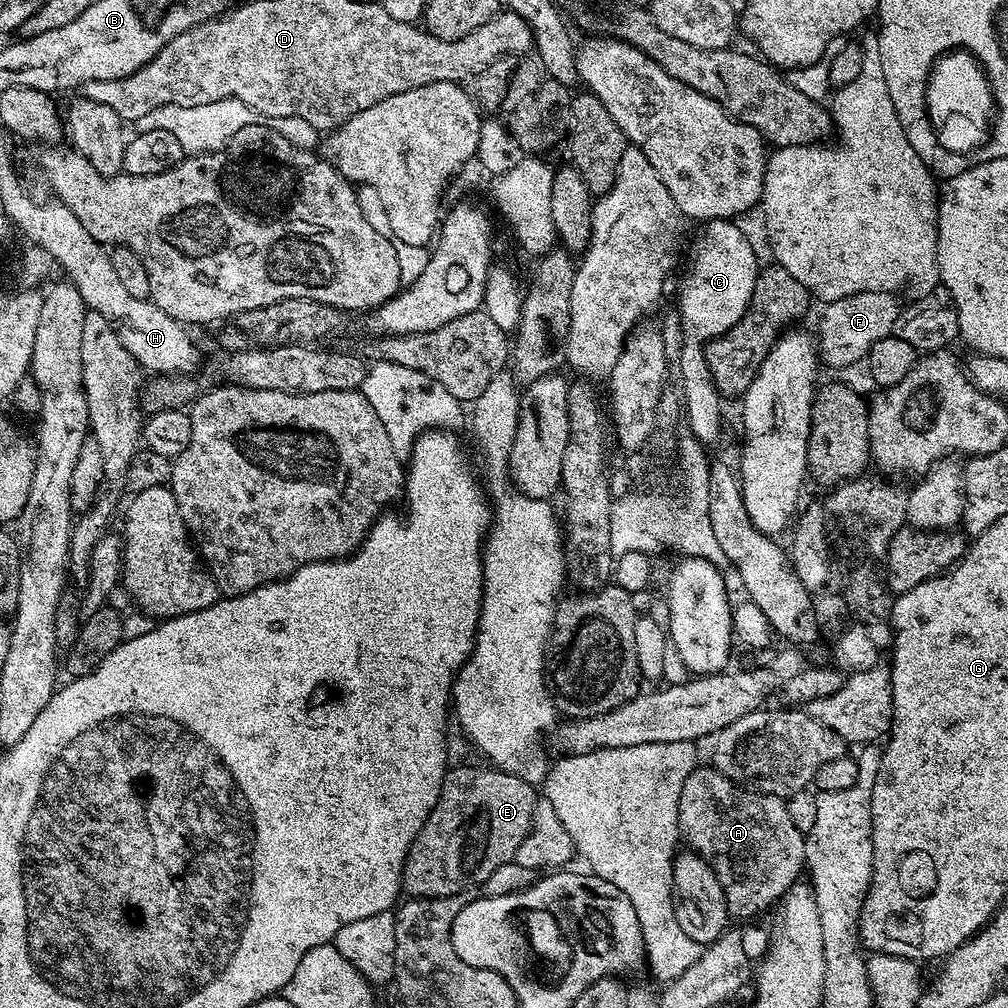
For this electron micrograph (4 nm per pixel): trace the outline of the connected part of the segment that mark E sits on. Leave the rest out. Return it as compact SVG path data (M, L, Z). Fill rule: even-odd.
M496 766L485 767L486 768L449 767L448 773L445 774L444 781L442 782L442 790L440 791L438 802L434 806L430 818L426 818L422 830L418 830L418 834L414 838L414 842L406 854L406 862L404 863L404 882L402 888L409 897L427 898L429 896L457 896L459 892L468 892L469 890L479 889L480 884L486 882L486 878L490 878L490 874L494 874L494 870L498 870L498 866L506 866L515 861L518 846L522 846L522 838L526 838L526 834L532 825L534 806L538 799L538 788L537 785L526 782L522 778L518 778L512 772L501 772Z

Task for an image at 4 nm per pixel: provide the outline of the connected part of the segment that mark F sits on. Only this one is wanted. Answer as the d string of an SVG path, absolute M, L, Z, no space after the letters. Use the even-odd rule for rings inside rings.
M891 291L859 292L827 305L820 320L818 335L818 356L825 365L832 368L848 368L867 357L870 346L881 338L893 335L902 319L900 304Z

